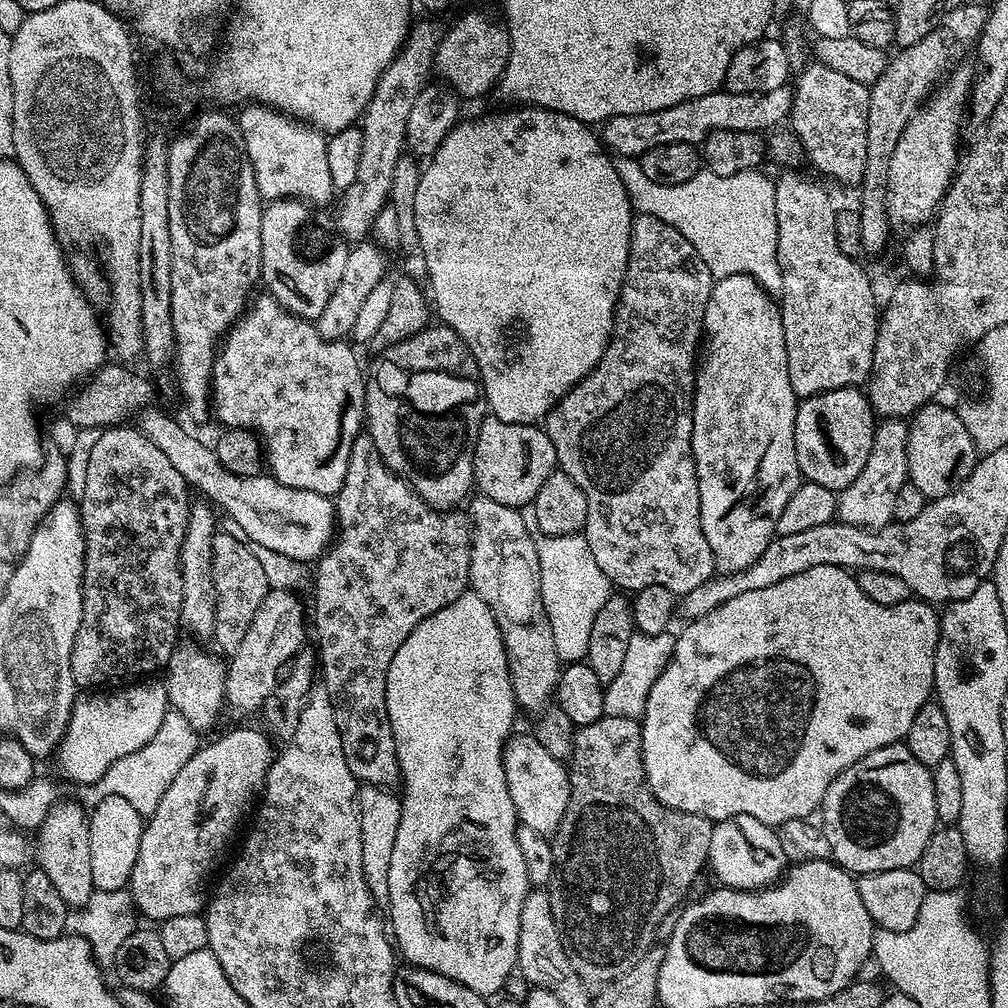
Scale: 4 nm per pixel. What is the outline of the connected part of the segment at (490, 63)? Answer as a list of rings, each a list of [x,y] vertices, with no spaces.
[[[468,12],[458,17],[456,25],[452,29],[449,27],[440,39],[434,65],[435,75],[461,98],[484,96],[496,83],[501,83],[512,43],[507,27],[497,20],[491,20],[484,12]]]

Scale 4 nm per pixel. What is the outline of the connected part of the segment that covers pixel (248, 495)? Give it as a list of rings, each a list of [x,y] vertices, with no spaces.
[[[149,406],[139,413],[140,432],[146,434],[146,438],[150,438],[154,446],[166,454],[166,458],[170,458],[174,470],[182,474],[189,489],[196,491],[197,488],[205,496],[201,496],[205,501],[211,502],[221,513],[224,511],[227,519],[238,522],[253,545],[266,546],[266,550],[305,562],[315,562],[328,551],[328,545],[338,532],[336,505],[329,497],[314,494],[314,490],[298,490],[294,486],[280,484],[270,474],[239,476],[226,470],[226,466],[218,462],[215,447],[208,445],[207,448],[174,417],[167,416],[156,407]]]

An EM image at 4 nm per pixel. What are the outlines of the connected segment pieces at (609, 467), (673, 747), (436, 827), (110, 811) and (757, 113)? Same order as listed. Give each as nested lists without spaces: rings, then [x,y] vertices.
[[[637,215],[632,222],[630,234],[630,258],[624,285],[620,291],[620,302],[616,306],[616,326],[612,329],[612,339],[609,340],[598,366],[586,374],[568,393],[561,398],[556,405],[548,411],[546,417],[546,431],[550,442],[554,442],[556,451],[556,463],[559,471],[564,472],[586,494],[588,499],[588,513],[582,533],[586,543],[590,546],[590,554],[594,554],[594,562],[602,574],[606,574],[609,585],[627,590],[635,594],[641,588],[648,586],[665,587],[677,597],[682,598],[690,590],[702,586],[716,572],[714,554],[710,550],[710,542],[706,542],[706,534],[702,534],[702,514],[700,513],[700,499],[698,498],[698,478],[696,477],[696,459],[692,453],[692,398],[696,391],[696,370],[698,367],[698,349],[702,344],[704,330],[704,311],[706,302],[710,298],[710,290],[714,283],[714,277],[698,258],[698,250],[682,238],[674,226],[662,222],[653,216]]]
[[[814,566],[811,570],[802,570],[802,574],[782,578],[782,582],[774,582],[774,586],[738,594],[738,598],[722,602],[718,610],[710,610],[710,614],[702,614],[702,618],[689,620],[683,626],[685,628],[675,637],[676,646],[668,665],[650,688],[640,720],[644,776],[658,802],[679,812],[705,816],[713,822],[749,816],[769,826],[782,826],[794,818],[806,818],[806,814],[823,805],[826,790],[838,774],[866,758],[866,754],[882,750],[882,746],[901,743],[907,737],[910,722],[914,722],[918,710],[929,703],[934,692],[934,654],[940,641],[937,609],[919,598],[909,598],[898,606],[882,606],[882,602],[874,602],[874,598],[862,594],[862,586],[858,586],[855,575],[846,568]]]
[[[464,591],[458,598],[454,598],[454,602],[450,602],[450,606],[442,606],[442,610],[418,622],[418,626],[414,626],[406,642],[398,646],[398,654],[394,654],[390,670],[386,674],[386,710],[390,718],[390,730],[394,734],[400,779],[402,789],[404,788],[404,796],[402,792],[399,797],[398,835],[394,838],[394,851],[390,854],[390,886],[386,905],[386,911],[392,915],[390,932],[394,937],[395,947],[403,959],[404,956],[408,959],[405,961],[411,967],[437,972],[474,990],[480,996],[492,998],[517,967],[522,902],[528,897],[530,885],[526,874],[526,862],[522,862],[522,850],[518,848],[518,821],[514,802],[510,802],[510,786],[506,782],[504,769],[504,746],[508,737],[513,735],[512,723],[516,720],[516,712],[518,713],[516,691],[512,689],[512,676],[508,673],[508,651],[500,633],[500,620],[492,611],[492,607],[482,602],[482,598],[478,598],[476,592]]]
[[[122,795],[103,796],[89,813],[90,874],[93,887],[99,892],[125,889],[131,881],[134,862],[144,832],[144,818],[133,799]]]
[[[789,85],[754,94],[734,94],[721,90],[678,102],[678,106],[670,106],[666,110],[654,110],[650,114],[618,114],[603,121],[602,143],[609,153],[616,156],[638,158],[646,150],[654,150],[654,146],[666,146],[670,142],[703,145],[706,137],[718,130],[766,132],[766,129],[787,121],[794,96]]]

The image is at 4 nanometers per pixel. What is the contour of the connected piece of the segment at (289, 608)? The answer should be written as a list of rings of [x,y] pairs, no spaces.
[[[292,590],[269,591],[262,606],[258,606],[258,614],[254,614],[254,622],[250,622],[250,630],[246,630],[246,638],[242,638],[242,646],[231,653],[226,664],[228,674],[224,687],[224,699],[229,713],[237,712],[240,716],[248,716],[251,712],[259,713],[280,683],[286,665],[301,651],[300,643],[304,640],[304,608],[296,596],[299,595]]]

